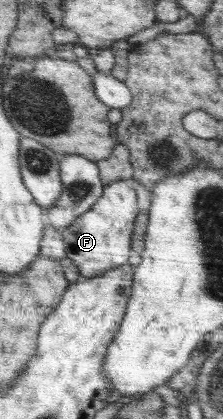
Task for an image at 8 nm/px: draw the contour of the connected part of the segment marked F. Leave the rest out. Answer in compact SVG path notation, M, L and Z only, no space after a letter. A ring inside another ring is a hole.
M117 180L105 185L104 194L97 203L68 228L61 230L66 258L69 258L78 268L79 273L86 278L98 276L102 272L122 267L130 260L130 236L134 228L134 218L138 216L136 192L128 186L130 181Z

